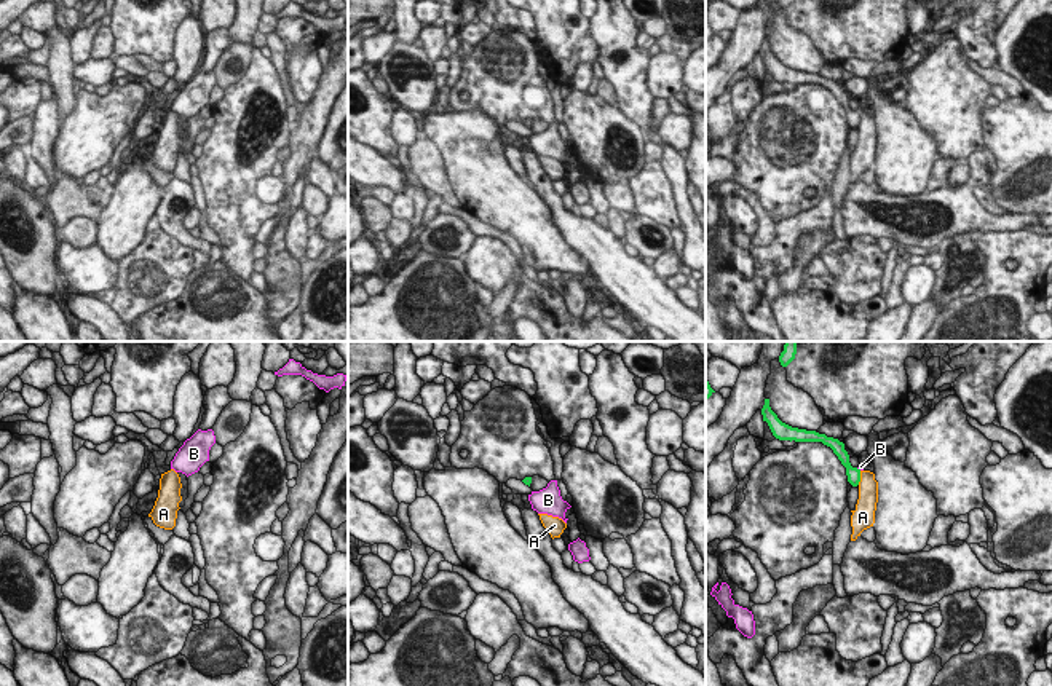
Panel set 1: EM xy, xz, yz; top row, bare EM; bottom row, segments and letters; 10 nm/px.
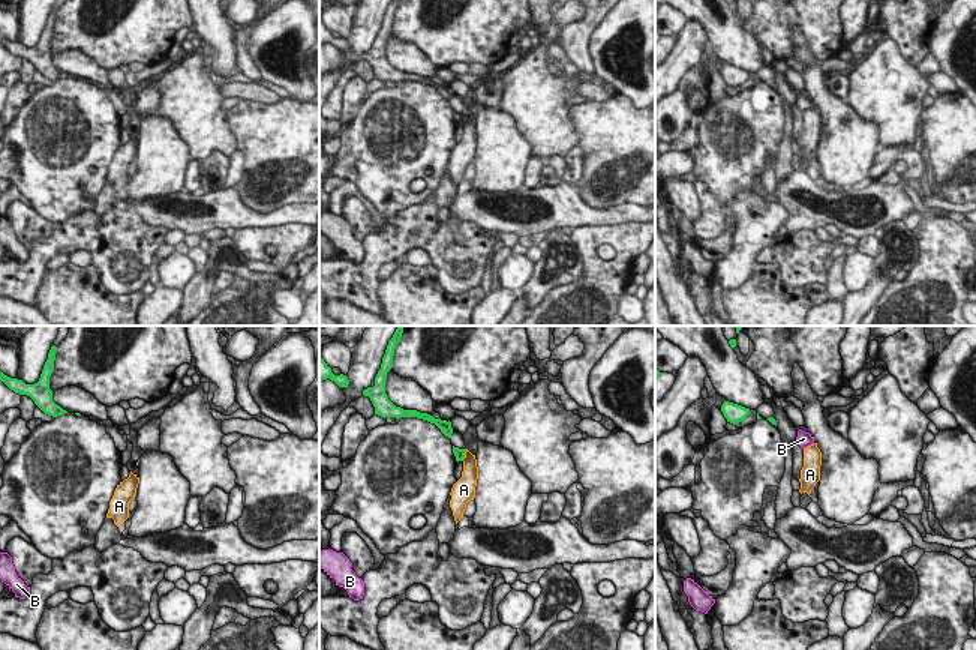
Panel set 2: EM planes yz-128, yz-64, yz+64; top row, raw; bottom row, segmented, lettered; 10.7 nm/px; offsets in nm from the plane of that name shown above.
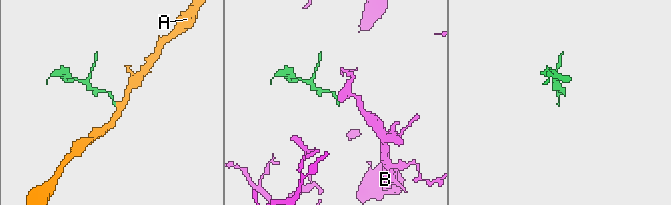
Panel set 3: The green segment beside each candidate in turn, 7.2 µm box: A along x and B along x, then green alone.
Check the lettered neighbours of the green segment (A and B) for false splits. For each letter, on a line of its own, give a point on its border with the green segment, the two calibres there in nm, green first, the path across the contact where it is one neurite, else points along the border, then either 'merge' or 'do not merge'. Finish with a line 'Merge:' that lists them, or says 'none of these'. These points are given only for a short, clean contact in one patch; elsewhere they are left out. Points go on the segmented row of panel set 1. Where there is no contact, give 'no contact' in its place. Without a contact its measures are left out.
A: yz (859, 477) | 130/190 nm | along yz (861, 471), (858, 484) | do not merge
B: yz (859, 469) | 130/60 nm | across yz (853, 474), (859, 469), (861, 466) | merge
Merge: B

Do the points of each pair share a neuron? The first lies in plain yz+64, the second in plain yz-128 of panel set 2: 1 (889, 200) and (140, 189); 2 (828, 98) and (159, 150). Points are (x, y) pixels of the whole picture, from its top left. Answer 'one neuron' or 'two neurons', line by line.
1: two neurons
2: one neuron

